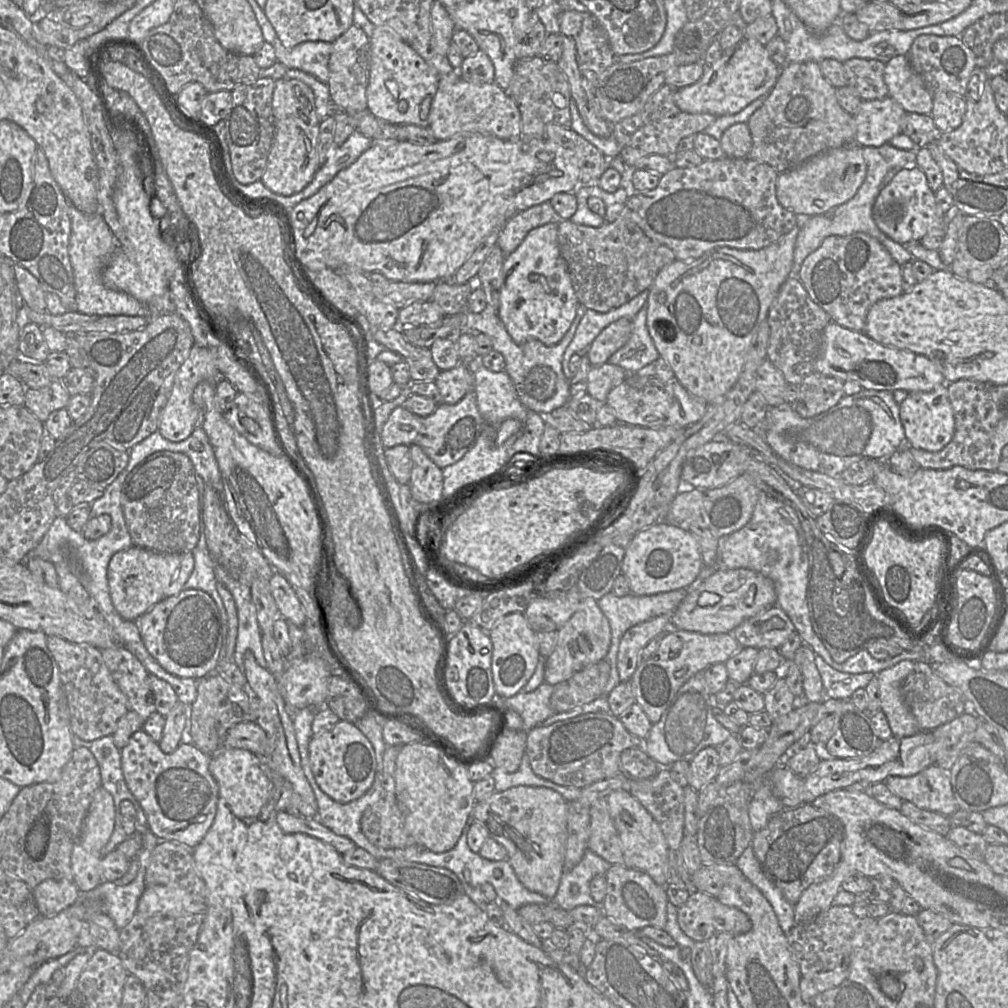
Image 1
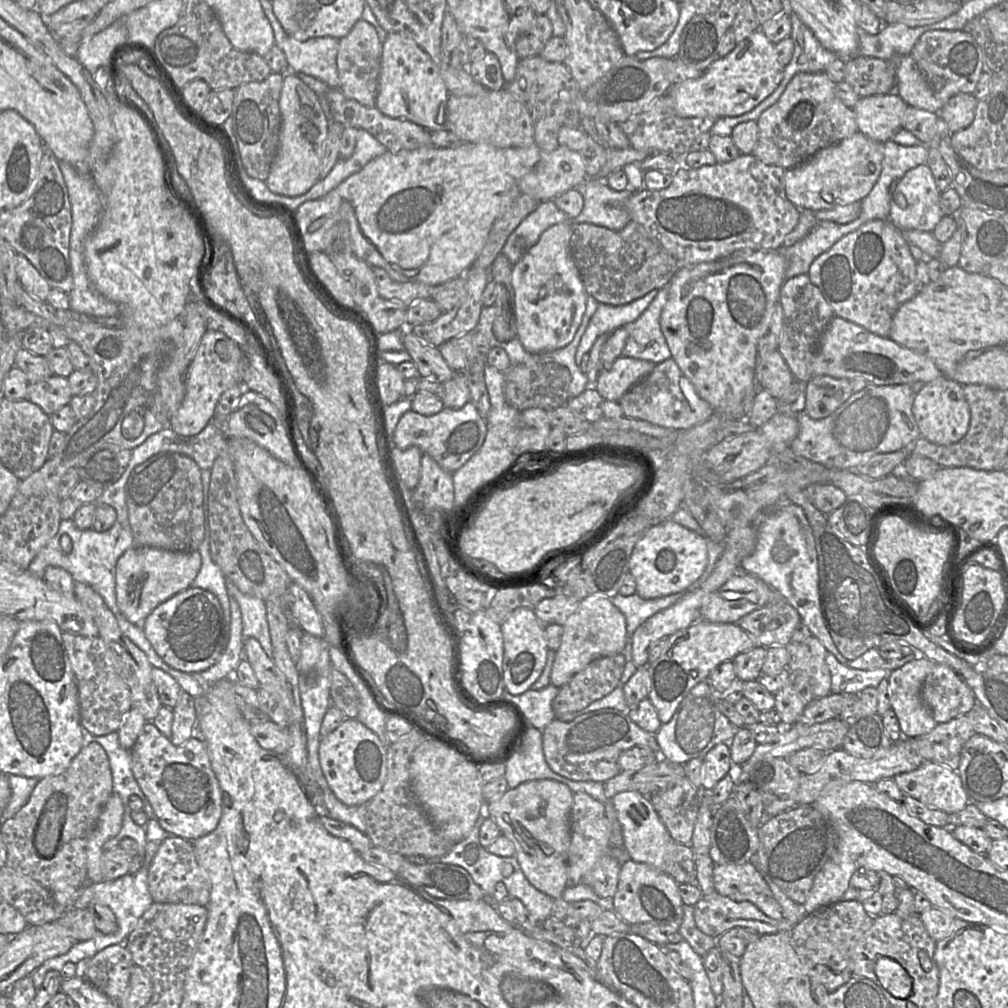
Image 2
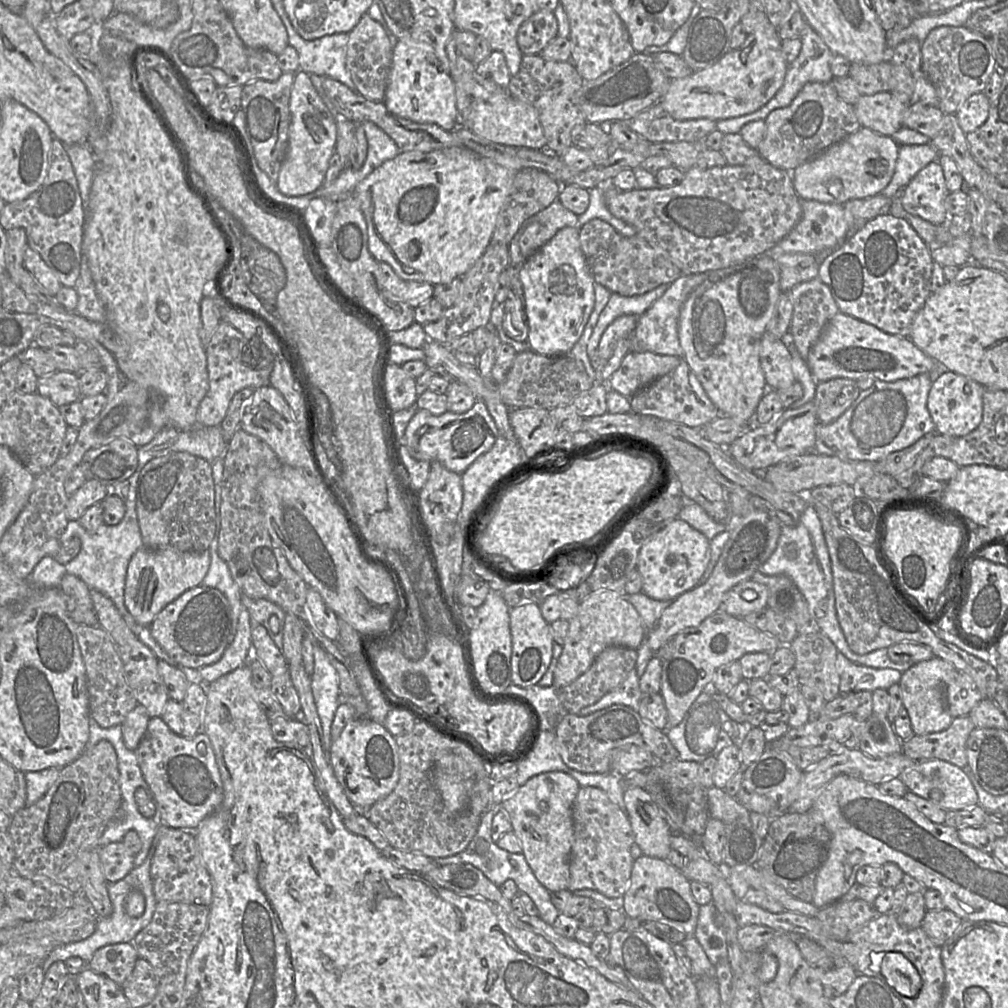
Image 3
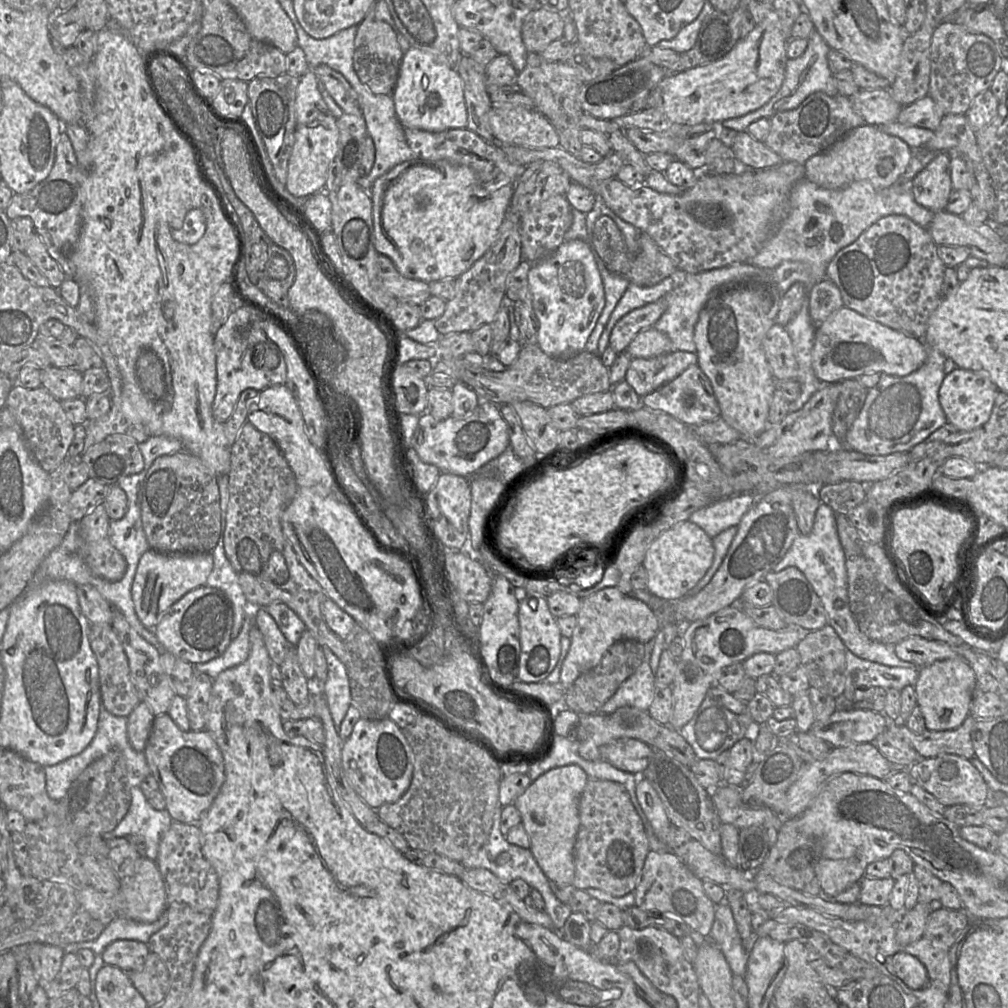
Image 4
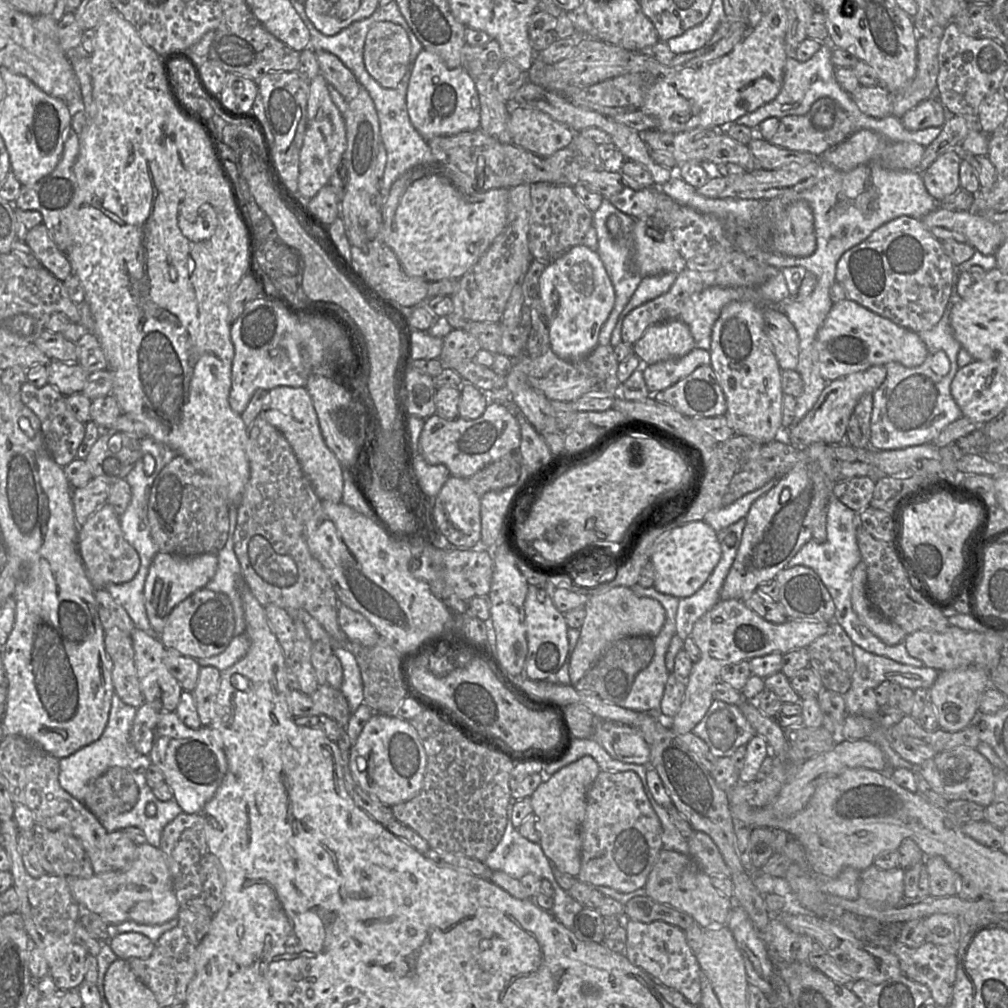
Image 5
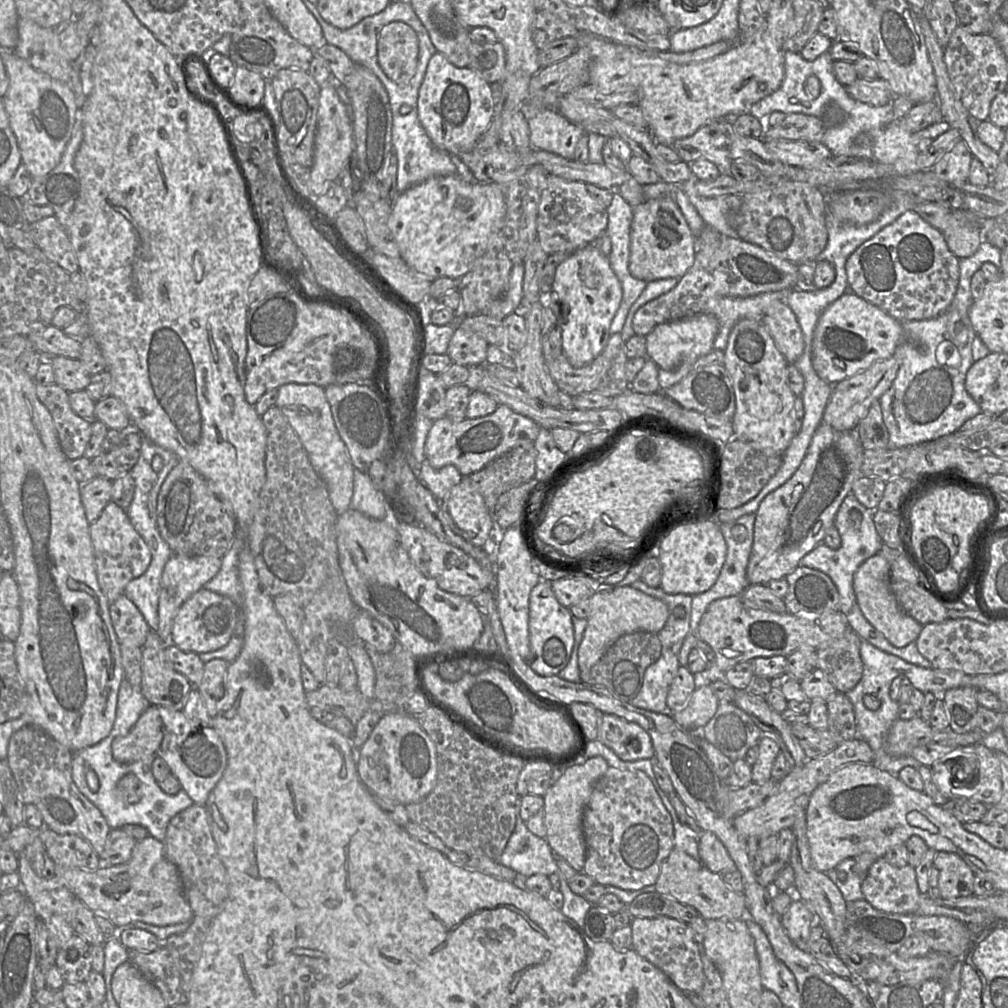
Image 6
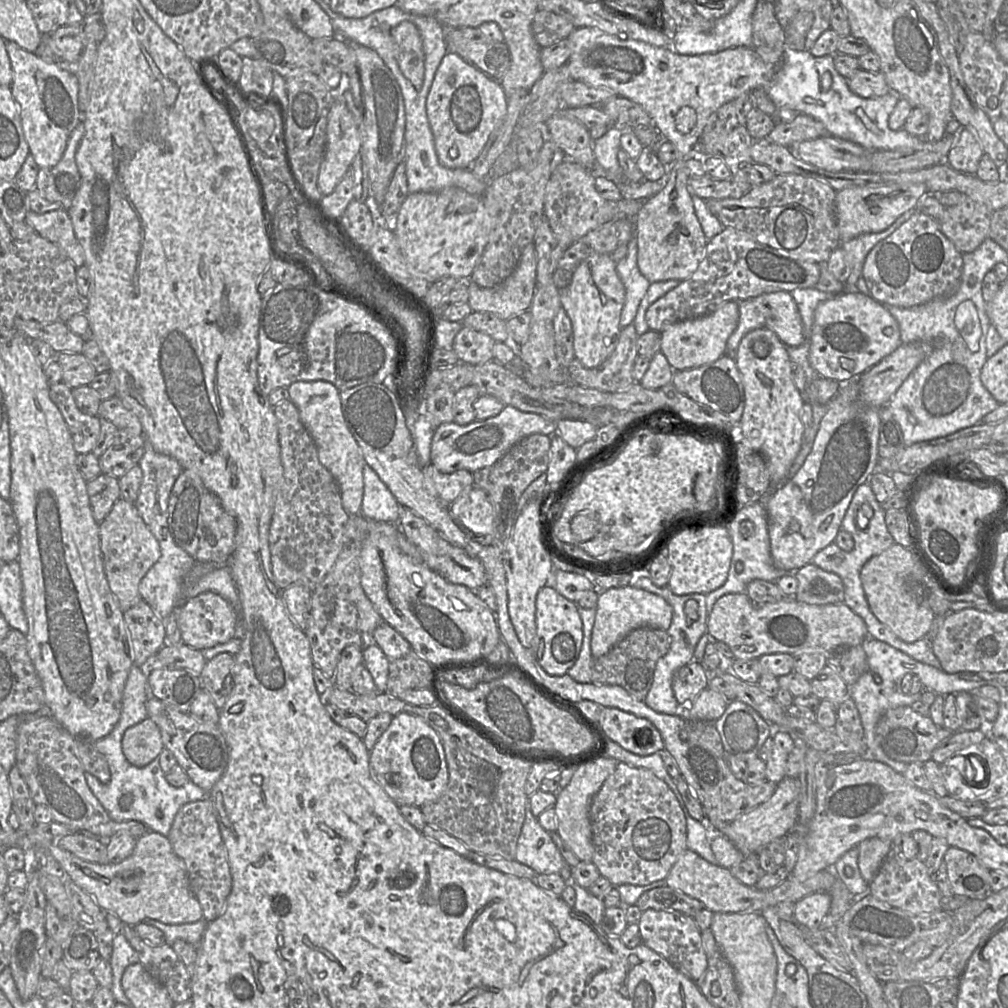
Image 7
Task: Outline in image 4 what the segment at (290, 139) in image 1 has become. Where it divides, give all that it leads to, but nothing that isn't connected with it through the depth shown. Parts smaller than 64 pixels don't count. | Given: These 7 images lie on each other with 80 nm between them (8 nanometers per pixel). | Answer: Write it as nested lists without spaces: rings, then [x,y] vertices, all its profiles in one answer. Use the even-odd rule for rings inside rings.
[[[310,69],[300,77],[296,92],[296,126],[294,143],[289,158],[285,187],[296,197],[312,196],[324,189],[328,170],[338,151],[339,130],[333,116],[318,90],[318,78]]]

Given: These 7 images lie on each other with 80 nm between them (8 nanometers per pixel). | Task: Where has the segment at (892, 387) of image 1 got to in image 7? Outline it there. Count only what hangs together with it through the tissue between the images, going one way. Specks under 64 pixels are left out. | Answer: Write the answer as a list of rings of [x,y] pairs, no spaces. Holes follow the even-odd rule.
[[[844,291],[817,306],[809,361],[819,376],[845,384],[896,350],[900,336],[897,321],[883,304],[858,291]]]

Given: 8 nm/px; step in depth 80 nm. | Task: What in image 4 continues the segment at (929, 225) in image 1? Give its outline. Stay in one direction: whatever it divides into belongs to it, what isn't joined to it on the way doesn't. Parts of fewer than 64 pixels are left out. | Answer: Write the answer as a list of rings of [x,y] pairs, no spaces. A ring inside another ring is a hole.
[[[939,152],[912,180],[915,201],[934,213],[945,210],[952,194],[950,154]]]

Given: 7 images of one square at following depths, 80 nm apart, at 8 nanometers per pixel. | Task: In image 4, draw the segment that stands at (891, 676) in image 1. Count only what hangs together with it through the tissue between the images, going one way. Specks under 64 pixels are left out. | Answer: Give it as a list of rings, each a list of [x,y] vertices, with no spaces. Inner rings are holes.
[[[961,657],[936,661],[919,667],[919,674],[913,686],[926,730],[947,731],[958,728],[970,714],[970,705],[976,685],[975,673]]]

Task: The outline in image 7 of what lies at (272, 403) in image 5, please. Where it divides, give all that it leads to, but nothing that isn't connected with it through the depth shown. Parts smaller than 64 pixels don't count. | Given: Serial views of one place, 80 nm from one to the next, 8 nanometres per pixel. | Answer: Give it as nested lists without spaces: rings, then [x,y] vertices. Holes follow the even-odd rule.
[[[322,380],[294,382],[287,390],[288,399],[297,407],[300,420],[317,447],[320,463],[332,474],[339,486],[343,509],[348,515],[359,514],[364,491],[365,461],[344,423],[340,390],[332,383]]]

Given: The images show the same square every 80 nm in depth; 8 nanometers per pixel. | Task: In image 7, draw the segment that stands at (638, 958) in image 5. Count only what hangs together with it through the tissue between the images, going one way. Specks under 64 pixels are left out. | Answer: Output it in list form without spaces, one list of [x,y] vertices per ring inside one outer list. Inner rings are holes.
[[[648,909],[638,921],[642,944],[669,961],[679,972],[693,982],[698,982],[707,969],[707,956],[702,944],[702,934],[694,917],[678,911]]]

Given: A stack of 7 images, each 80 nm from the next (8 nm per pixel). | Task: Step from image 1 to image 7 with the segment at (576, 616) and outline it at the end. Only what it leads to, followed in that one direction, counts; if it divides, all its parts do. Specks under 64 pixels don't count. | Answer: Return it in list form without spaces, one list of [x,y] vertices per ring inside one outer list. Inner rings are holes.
[[[632,586],[611,588],[598,595],[595,621],[591,634],[591,653],[594,659],[607,654],[631,631],[656,628],[666,631],[672,621],[673,608],[662,597]]]

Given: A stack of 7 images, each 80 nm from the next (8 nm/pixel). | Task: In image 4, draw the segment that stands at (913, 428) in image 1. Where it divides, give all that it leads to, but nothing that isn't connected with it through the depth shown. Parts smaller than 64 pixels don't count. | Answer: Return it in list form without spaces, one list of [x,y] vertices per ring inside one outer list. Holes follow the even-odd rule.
[[[956,368],[948,373],[939,389],[939,403],[947,424],[958,432],[969,432],[984,425],[990,418],[998,389],[985,371]]]

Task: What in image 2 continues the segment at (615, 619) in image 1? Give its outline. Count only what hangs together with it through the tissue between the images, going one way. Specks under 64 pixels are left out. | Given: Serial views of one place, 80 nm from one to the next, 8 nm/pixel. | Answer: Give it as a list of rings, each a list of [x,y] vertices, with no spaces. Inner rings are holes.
[[[690,586],[682,592],[655,599],[644,599],[636,593],[630,596],[618,594],[611,598],[611,601],[625,616],[626,629],[630,641],[630,637],[634,631],[647,619],[674,605],[685,595],[694,590],[695,589],[692,589]]]

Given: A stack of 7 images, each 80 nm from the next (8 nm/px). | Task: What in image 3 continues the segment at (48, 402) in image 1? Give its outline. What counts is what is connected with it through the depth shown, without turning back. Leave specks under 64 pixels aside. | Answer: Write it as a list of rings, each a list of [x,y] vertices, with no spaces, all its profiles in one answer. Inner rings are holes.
[[[55,371],[49,376],[38,378],[37,391],[57,407],[81,399],[78,374],[69,371]]]

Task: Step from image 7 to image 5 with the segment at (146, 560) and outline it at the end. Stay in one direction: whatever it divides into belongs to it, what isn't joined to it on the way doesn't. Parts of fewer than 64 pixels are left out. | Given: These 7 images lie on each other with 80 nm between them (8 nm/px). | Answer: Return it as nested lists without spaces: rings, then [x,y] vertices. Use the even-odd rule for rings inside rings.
[[[109,503],[99,507],[88,520],[79,527],[78,550],[82,557],[86,574],[95,589],[104,589],[110,584],[123,584],[137,574],[140,557],[124,538],[120,517]]]

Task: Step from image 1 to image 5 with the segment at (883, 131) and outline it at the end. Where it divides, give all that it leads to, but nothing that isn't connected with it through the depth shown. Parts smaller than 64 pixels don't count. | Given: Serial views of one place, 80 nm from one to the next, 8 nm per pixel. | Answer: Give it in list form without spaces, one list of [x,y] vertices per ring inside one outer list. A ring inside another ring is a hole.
[[[880,83],[874,86],[859,85],[850,97],[868,116],[883,118],[891,114],[892,93]]]

